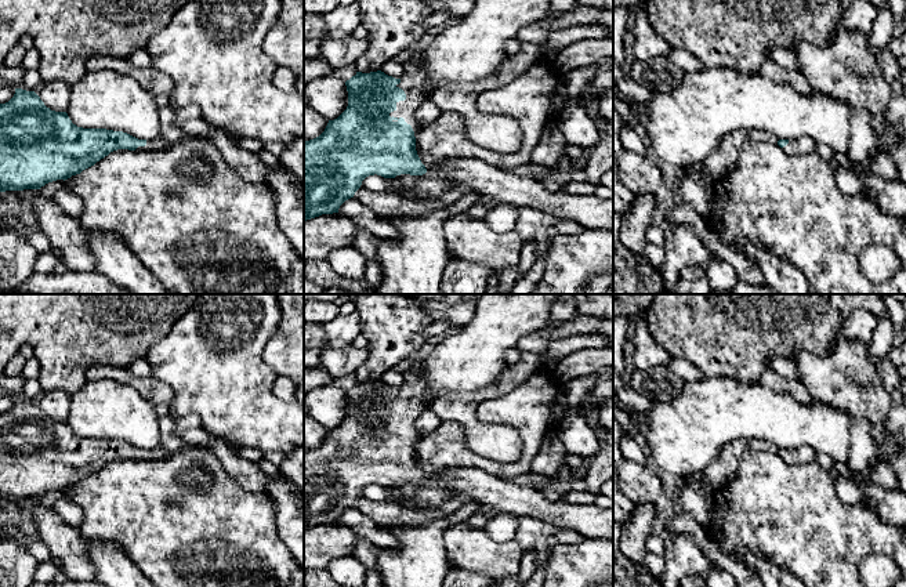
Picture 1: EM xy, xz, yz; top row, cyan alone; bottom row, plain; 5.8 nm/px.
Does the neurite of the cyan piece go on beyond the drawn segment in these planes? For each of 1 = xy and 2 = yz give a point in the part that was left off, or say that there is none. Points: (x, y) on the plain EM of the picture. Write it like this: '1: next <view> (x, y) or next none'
1: next xy (158, 453)
2: next yz (803, 455)

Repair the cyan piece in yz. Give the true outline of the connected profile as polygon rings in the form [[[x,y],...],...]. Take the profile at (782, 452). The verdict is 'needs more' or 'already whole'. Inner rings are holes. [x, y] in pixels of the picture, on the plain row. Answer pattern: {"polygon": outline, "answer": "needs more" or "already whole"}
{"polygon": [[[801,446],[793,450],[789,449],[779,449],[778,454],[787,463],[787,464],[807,464],[816,459],[816,453],[809,446]]], "answer": "needs more"}

